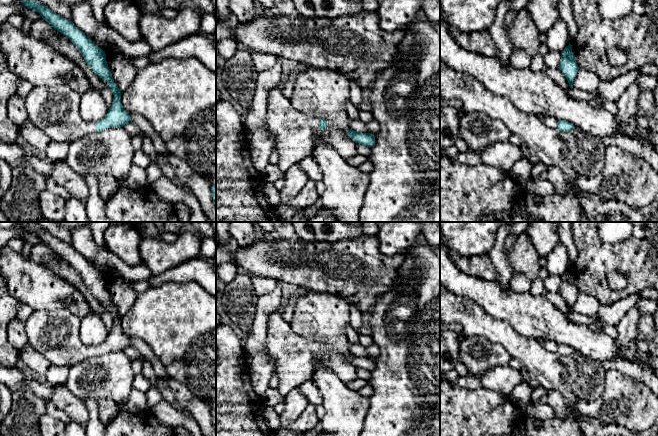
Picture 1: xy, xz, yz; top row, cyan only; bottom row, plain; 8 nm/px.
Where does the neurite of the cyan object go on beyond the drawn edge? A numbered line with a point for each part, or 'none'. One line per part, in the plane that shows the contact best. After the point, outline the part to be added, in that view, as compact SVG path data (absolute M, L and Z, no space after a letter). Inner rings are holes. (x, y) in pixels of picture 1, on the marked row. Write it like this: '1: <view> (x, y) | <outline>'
1: xz (295, 133) | M280 87L270 90L266 127L275 137L278 167L283 172L310 157L316 144L316 136L321 133L320 119L295 110Z

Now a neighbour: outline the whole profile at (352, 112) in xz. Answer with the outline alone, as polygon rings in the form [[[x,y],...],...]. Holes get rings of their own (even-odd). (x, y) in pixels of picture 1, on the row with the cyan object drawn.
[[[350,102],[347,103],[346,112],[349,118],[359,119],[358,109]]]

